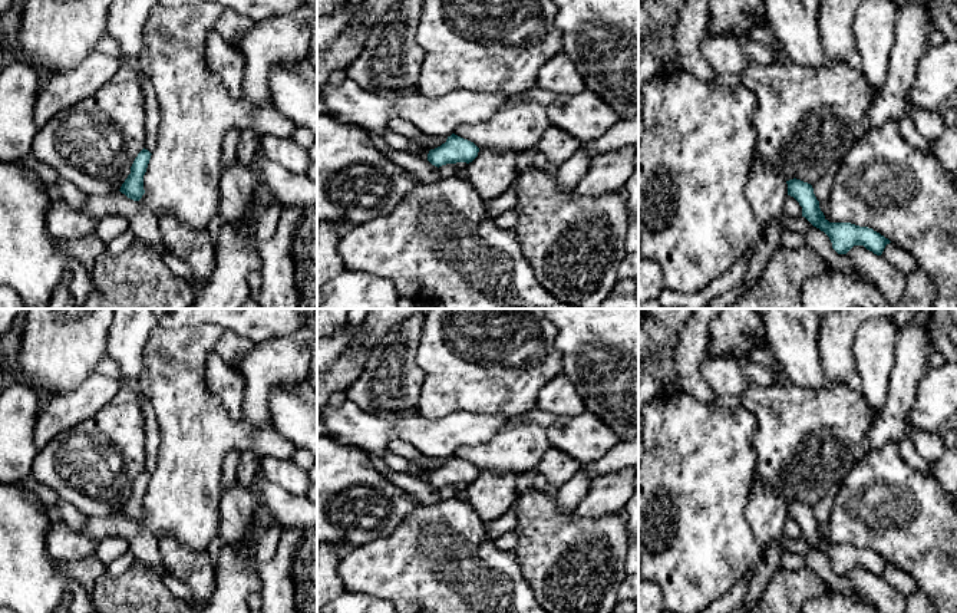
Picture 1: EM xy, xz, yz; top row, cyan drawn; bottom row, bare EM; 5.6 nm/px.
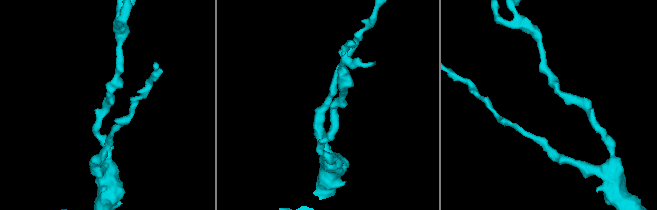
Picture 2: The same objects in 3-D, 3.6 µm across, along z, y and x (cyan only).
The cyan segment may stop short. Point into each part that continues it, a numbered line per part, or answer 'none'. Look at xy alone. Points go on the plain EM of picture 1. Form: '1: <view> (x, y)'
none

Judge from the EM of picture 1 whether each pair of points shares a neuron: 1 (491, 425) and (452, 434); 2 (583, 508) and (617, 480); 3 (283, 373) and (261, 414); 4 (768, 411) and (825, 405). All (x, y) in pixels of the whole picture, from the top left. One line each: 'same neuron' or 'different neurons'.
1: same neuron
2: same neuron
3: same neuron
4: same neuron

